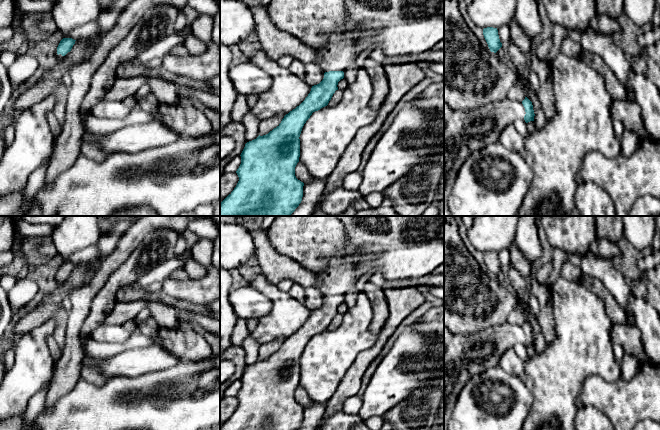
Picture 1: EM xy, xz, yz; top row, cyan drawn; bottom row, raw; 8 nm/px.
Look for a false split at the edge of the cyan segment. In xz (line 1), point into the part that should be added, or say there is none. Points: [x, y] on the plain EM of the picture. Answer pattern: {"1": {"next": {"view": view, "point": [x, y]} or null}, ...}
{"1": {"next": {"view": "xz", "point": [399, 247]}}}

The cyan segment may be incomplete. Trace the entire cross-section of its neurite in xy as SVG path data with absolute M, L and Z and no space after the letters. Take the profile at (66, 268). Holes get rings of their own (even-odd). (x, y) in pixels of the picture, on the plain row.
M63 262L57 271L57 278L65 280L68 276L71 275L73 269L75 268L75 265L76 264L72 262Z

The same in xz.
M337 216L338 219L343 223L345 229L345 236L347 245L344 250L333 257L330 260L329 265L321 273L317 274L318 284L316 287L324 296L323 304L312 310L310 317L305 322L305 324L297 330L295 333L290 335L284 340L281 347L270 355L268 358L263 360L258 360L256 363L249 365L245 368L245 371L241 377L241 388L237 393L236 397L239 401L239 405L234 412L234 414L220 427L220 430L299 430L303 421L303 410L304 407L298 404L295 400L295 391L299 386L300 381L300 358L302 352L306 345L310 342L313 336L320 334L321 332L328 329L333 318L338 314L338 306L344 302L344 295L348 292L353 291L355 284L359 278L367 273L377 273L381 272L386 280L401 279L401 278L422 278L423 276L429 275L436 269L438 266L444 264L444 216Z

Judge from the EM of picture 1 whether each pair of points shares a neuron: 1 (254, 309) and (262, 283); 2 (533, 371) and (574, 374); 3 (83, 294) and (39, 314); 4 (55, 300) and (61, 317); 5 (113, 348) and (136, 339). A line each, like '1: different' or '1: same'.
1: different
2: same
3: different
4: different
5: same

